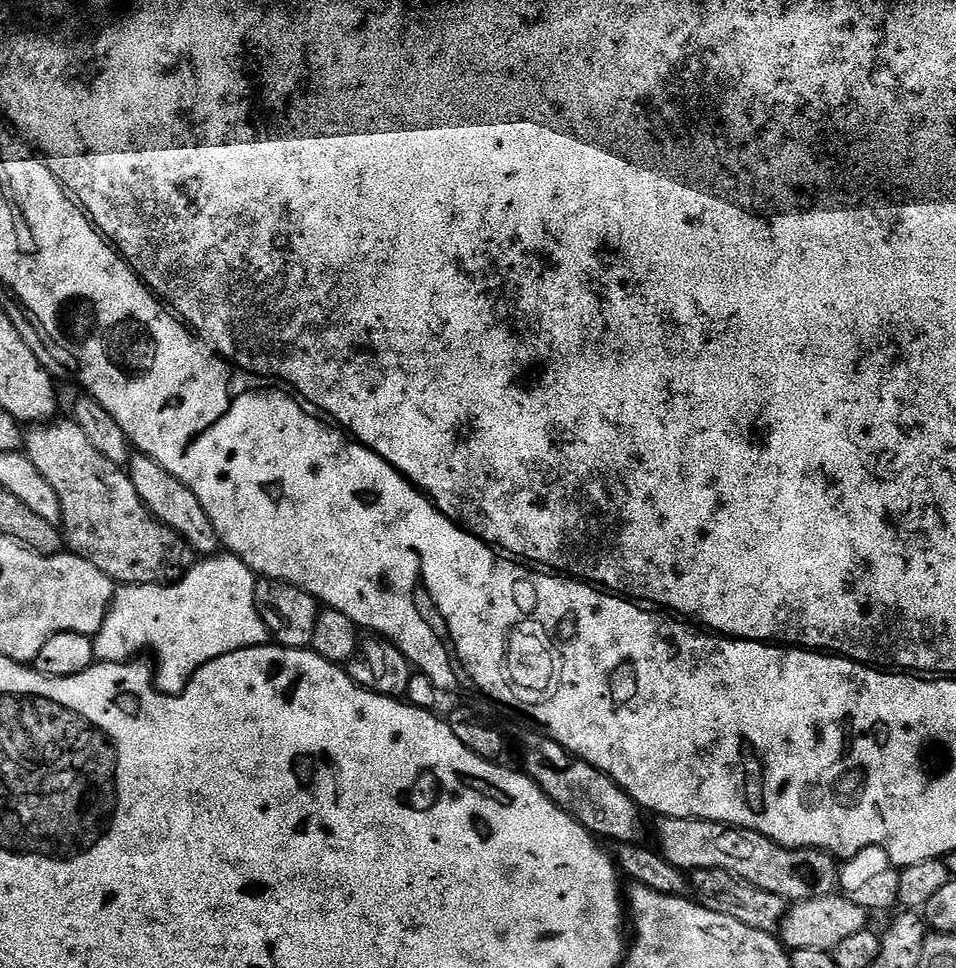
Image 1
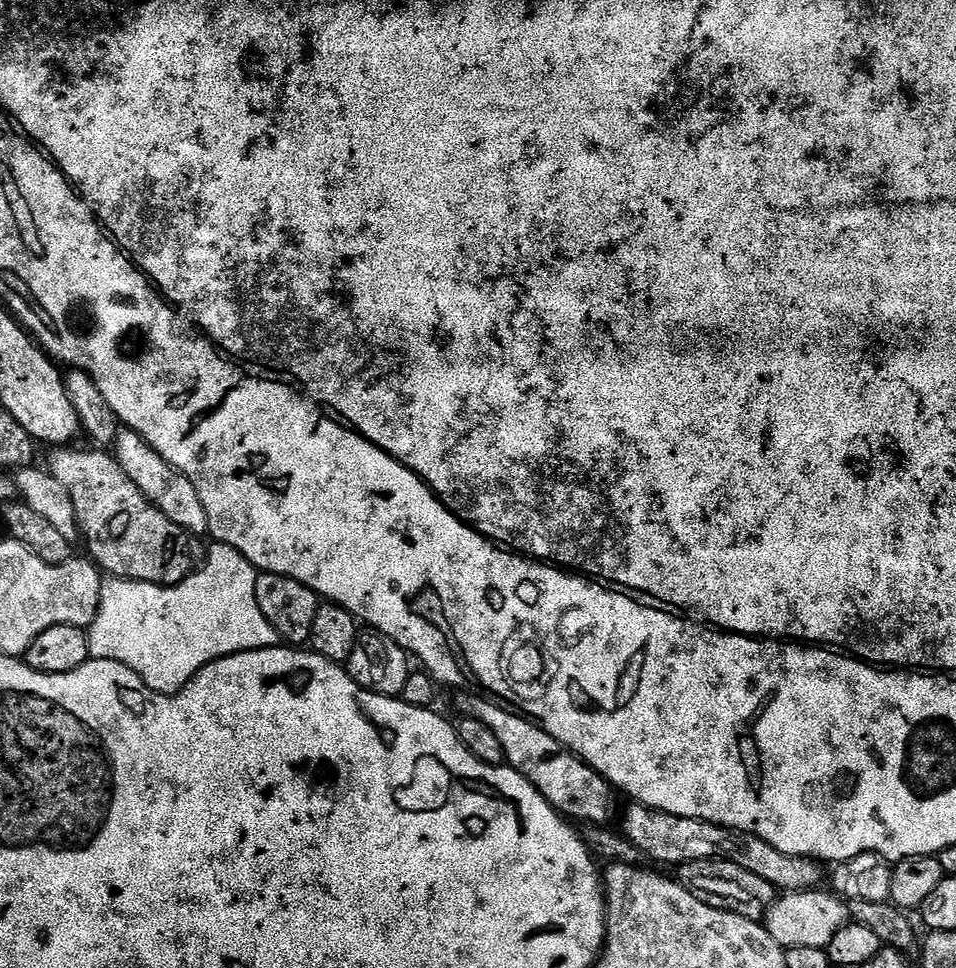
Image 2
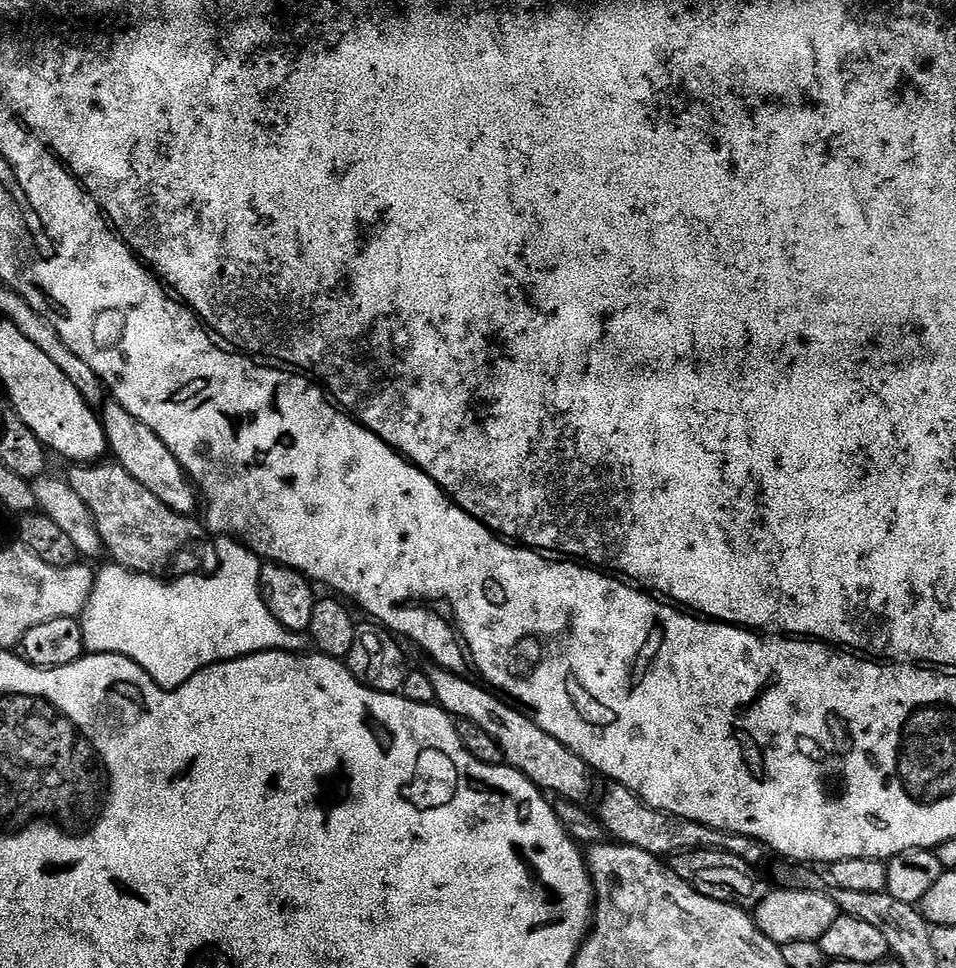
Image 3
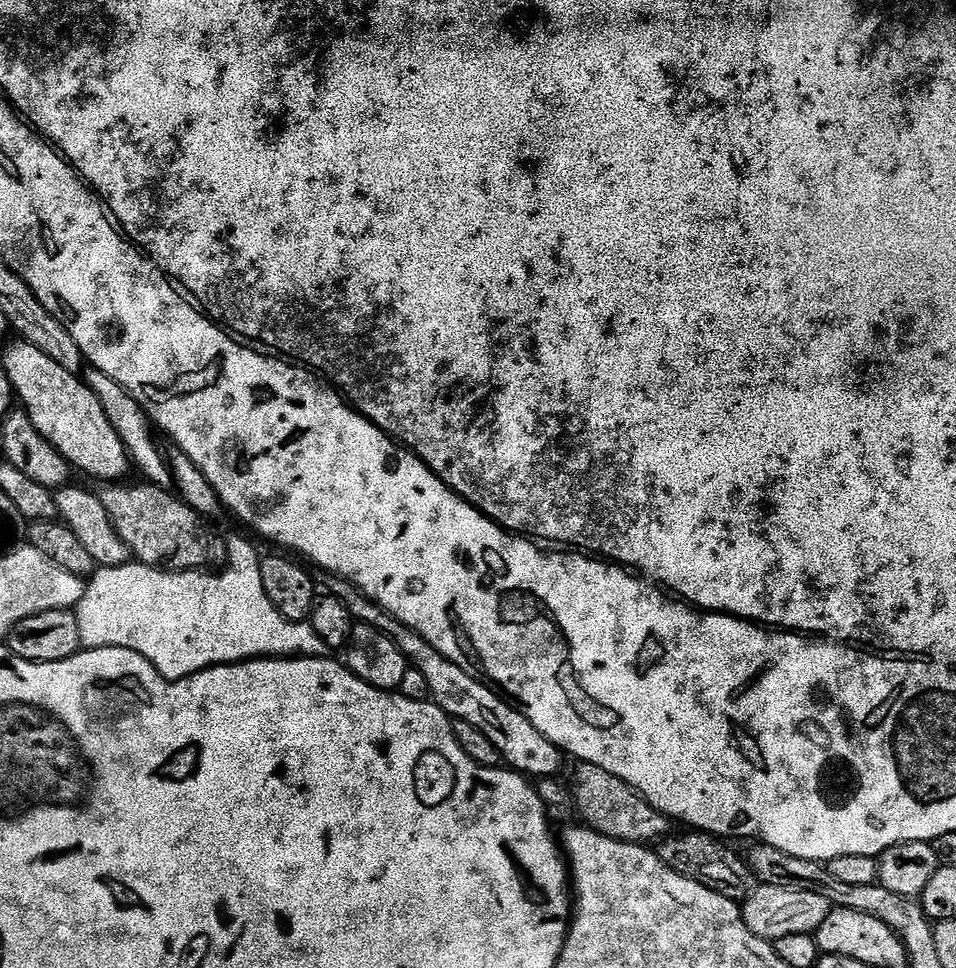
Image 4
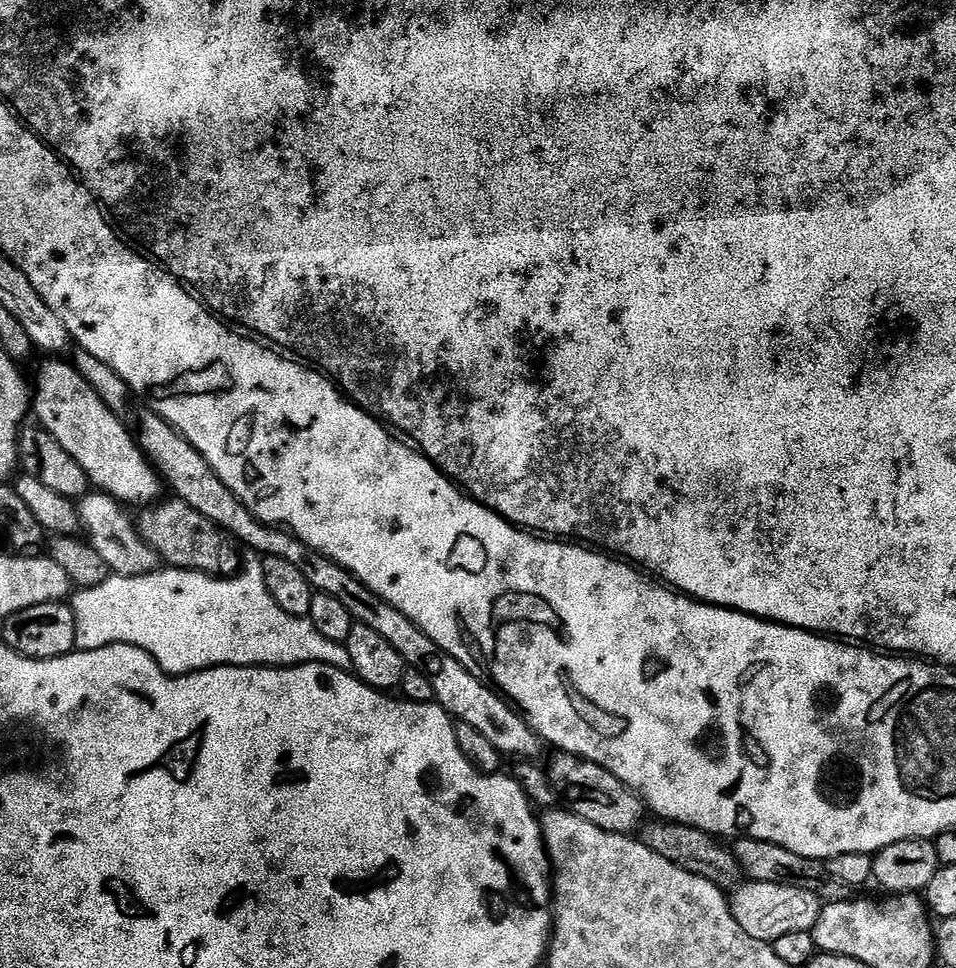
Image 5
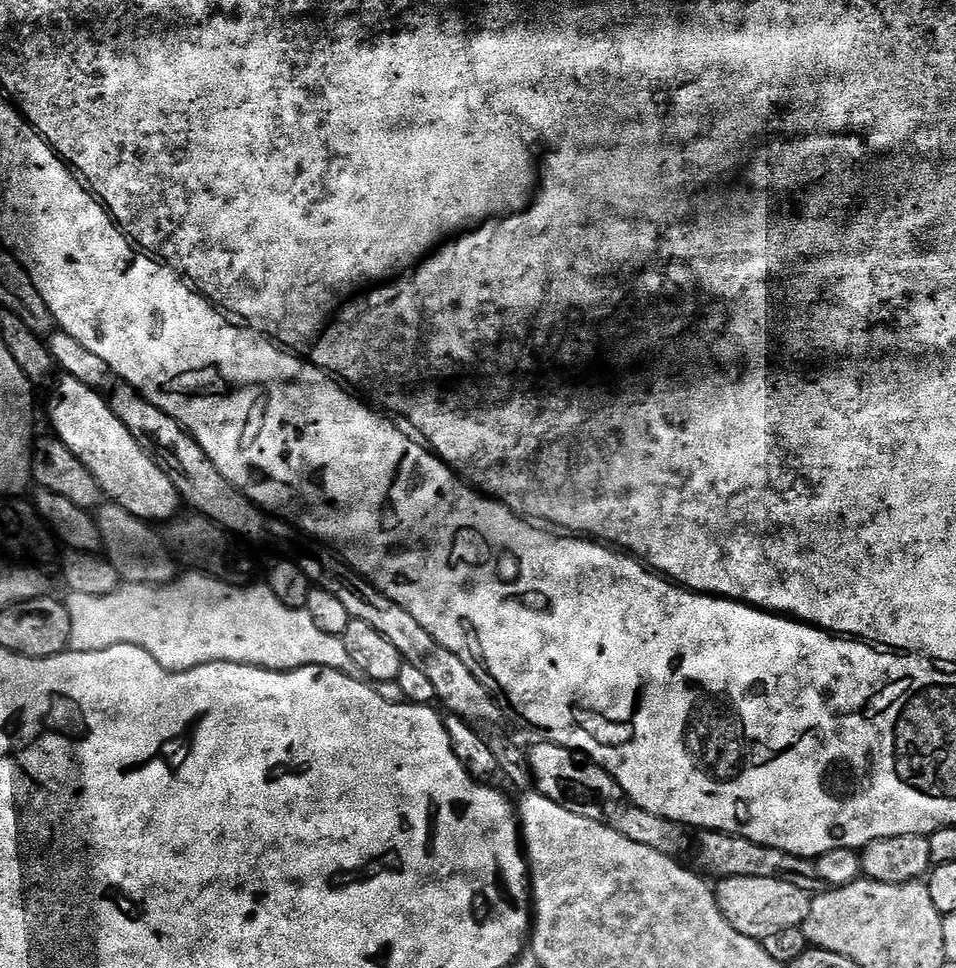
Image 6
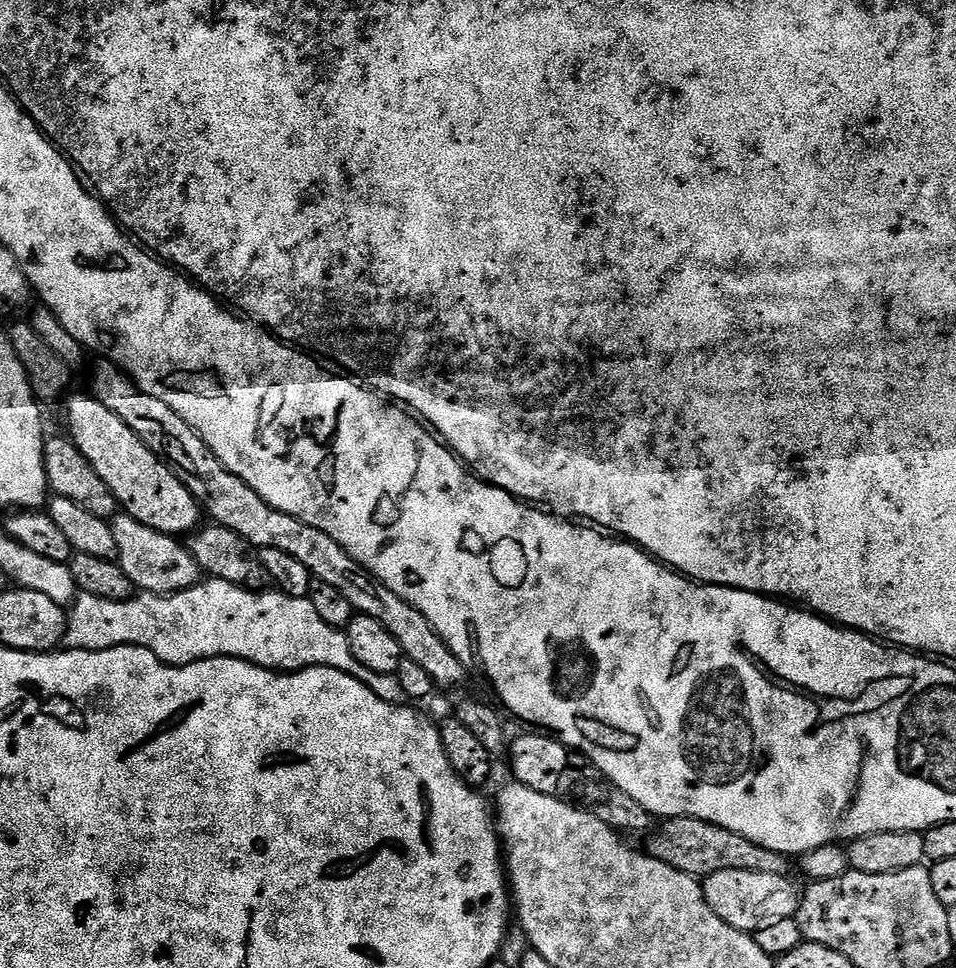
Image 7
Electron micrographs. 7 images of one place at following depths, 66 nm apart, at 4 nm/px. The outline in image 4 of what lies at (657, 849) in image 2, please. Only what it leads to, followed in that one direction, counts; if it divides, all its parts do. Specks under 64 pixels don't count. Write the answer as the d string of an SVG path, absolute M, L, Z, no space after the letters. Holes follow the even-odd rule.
M585 764L575 765L576 773L570 779L572 797L576 799L576 810L579 819L587 827L601 832L606 838L621 840L627 844L655 845L673 831L673 821L662 814L646 798L642 798L622 778L614 778L614 774L602 770L602 766Z

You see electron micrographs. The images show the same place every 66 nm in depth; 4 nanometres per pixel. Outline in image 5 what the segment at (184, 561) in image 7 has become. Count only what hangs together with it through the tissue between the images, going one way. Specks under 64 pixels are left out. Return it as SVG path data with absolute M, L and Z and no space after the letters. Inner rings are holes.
M89 491L78 501L80 526L91 548L106 562L109 573L117 576L145 576L157 571L162 561L139 534L137 525L128 518L125 505L102 491Z

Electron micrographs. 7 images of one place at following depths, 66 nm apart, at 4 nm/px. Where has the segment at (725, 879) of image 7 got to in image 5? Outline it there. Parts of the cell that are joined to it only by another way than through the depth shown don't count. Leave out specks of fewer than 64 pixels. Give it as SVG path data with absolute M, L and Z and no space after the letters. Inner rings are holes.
M744 882L731 893L730 903L732 913L750 934L750 938L767 940L769 942L782 938L782 934L794 934L798 930L811 932L812 927L818 922L822 902L810 890L798 890L794 886L782 886L774 882Z

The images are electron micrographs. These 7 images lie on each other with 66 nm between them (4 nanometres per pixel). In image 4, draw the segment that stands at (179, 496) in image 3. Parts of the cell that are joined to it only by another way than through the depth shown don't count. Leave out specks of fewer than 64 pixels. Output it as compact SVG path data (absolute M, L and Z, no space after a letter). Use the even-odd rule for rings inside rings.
M91 366L85 367L82 379L88 389L96 395L98 402L102 402L102 410L106 410L106 418L110 418L110 426L114 426L118 438L122 438L122 446L126 446L131 467L135 471L137 468L144 475L141 477L147 483L159 488L171 489L172 465L166 452L164 456L163 450L156 445L157 433L154 431L154 425L149 420L147 412L140 408L140 403L121 384L114 382L110 374L102 374L102 370Z

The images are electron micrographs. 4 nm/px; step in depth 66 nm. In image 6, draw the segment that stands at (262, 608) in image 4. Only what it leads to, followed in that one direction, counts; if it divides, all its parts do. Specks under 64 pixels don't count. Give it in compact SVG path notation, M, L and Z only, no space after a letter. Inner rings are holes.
M188 574L192 576L181 575L170 584L130 584L125 583L110 594L102 594L95 596L94 594L78 594L71 593L67 597L66 603L68 613L70 614L70 642L68 648L74 652L93 652L94 650L106 650L110 646L122 646L129 644L130 646L138 646L142 650L146 650L146 654L150 654L150 658L154 658L154 662L158 662L166 670L171 672L181 672L182 670L190 670L194 666L202 666L210 662L234 662L235 664L249 664L255 668L265 668L271 672L289 672L295 668L305 668L306 666L322 666L323 668L333 668L339 672L351 673L353 671L352 659L350 654L346 654L346 646L341 637L334 634L326 634L326 630L318 630L318 625L314 623L314 618L310 618L310 614L305 608L291 608L286 606L286 602L278 602L278 598L274 598L274 594L263 583L256 584L253 588L239 588L241 585L236 582L225 582L223 580L215 580L212 576L203 574Z

